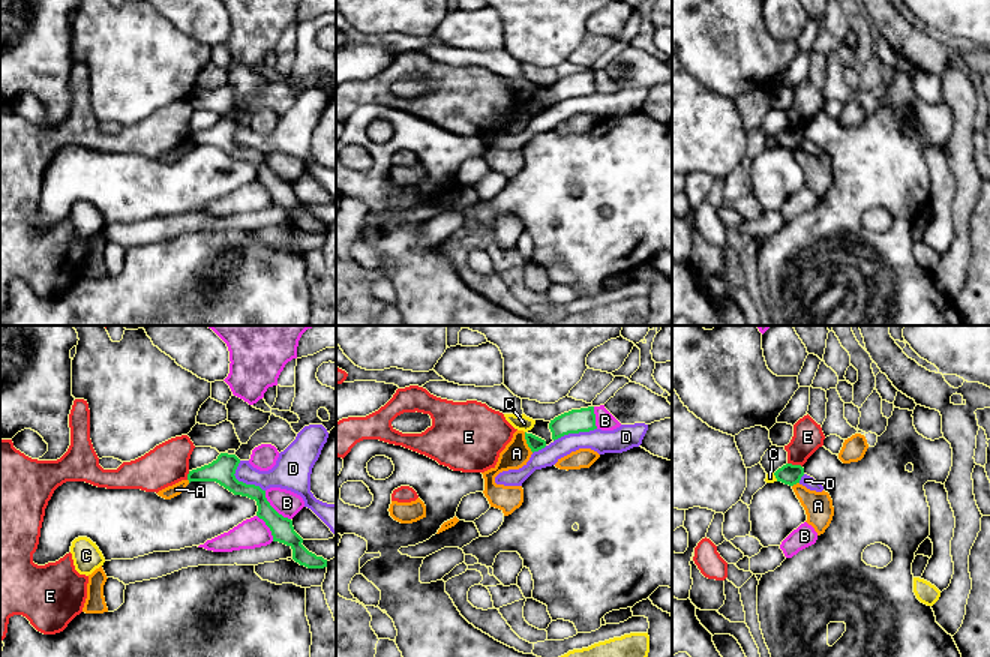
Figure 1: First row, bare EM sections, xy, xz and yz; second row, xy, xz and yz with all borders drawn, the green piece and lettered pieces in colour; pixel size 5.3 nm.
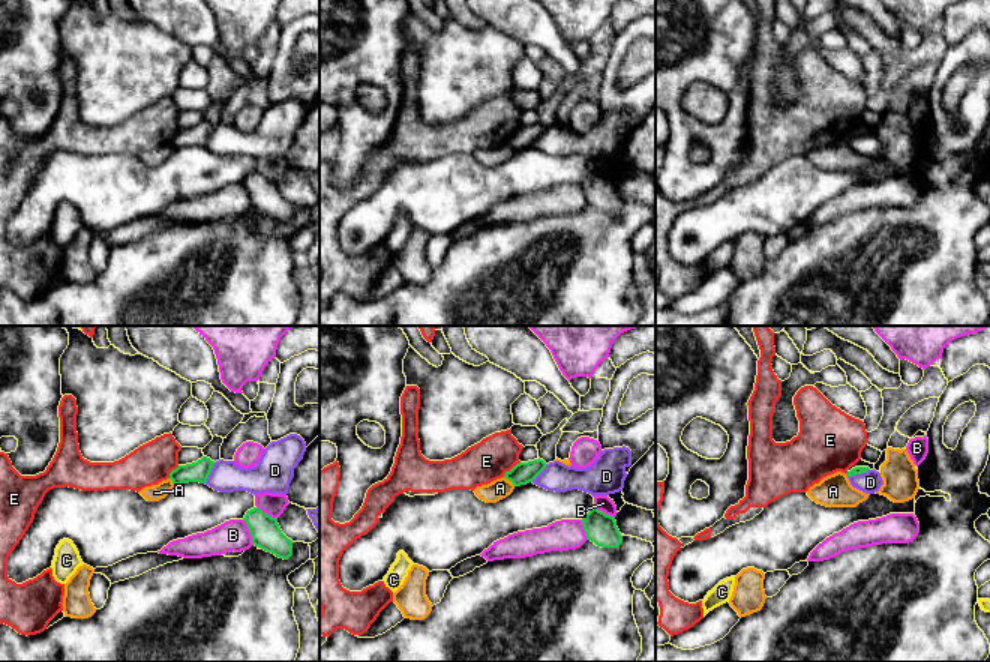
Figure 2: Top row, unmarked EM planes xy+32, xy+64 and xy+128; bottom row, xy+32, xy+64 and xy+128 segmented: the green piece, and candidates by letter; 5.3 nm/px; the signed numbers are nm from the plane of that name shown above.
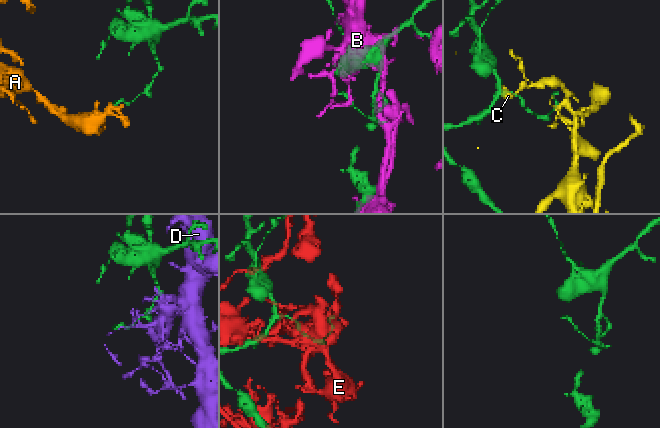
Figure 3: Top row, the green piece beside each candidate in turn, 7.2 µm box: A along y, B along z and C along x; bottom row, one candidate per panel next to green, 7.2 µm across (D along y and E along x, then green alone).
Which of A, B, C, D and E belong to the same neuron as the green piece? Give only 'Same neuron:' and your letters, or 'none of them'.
Same neuron: none of them

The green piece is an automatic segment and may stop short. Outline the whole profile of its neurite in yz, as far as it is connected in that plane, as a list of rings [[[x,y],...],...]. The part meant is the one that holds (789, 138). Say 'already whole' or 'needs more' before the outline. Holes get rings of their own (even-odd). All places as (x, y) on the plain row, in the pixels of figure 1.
already whole; [[[786,128],[774,136],[777,146],[794,150],[800,147],[804,140],[804,132],[801,129]]]

